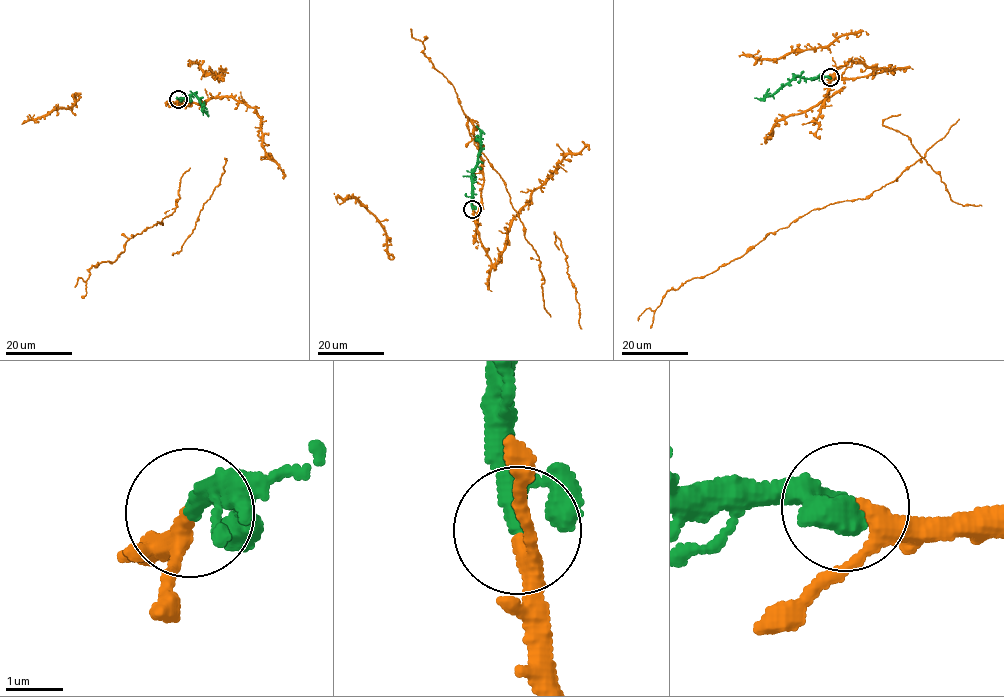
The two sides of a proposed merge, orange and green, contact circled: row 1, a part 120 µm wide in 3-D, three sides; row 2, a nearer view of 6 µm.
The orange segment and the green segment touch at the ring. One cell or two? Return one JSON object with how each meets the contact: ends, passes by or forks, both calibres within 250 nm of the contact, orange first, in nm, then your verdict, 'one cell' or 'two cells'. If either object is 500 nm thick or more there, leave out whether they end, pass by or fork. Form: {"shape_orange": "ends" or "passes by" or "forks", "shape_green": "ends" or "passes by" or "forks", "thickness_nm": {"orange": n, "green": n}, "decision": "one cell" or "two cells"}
{"shape_orange": "passes by", "shape_green": "passes by", "thickness_nm": {"orange": 260, "green": 240}, "decision": "one cell"}

